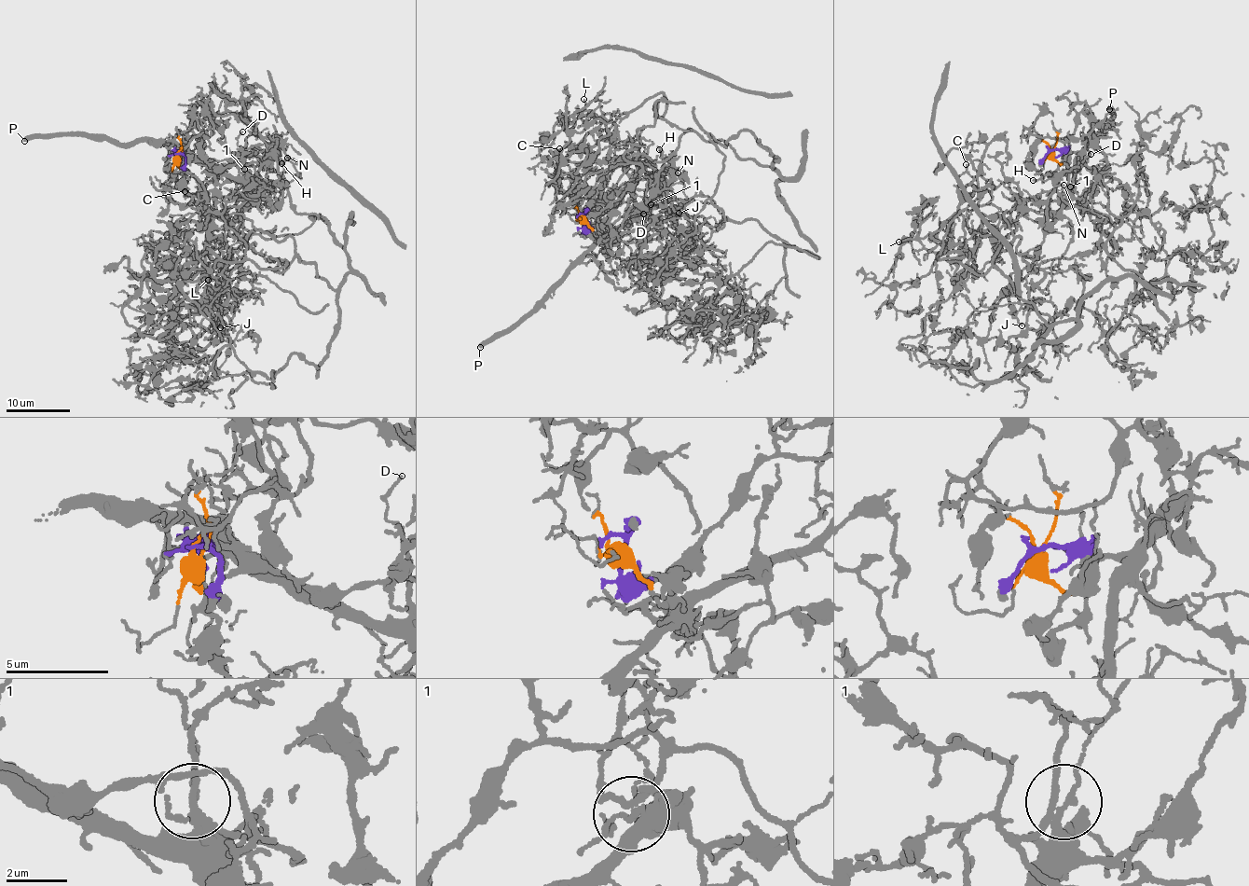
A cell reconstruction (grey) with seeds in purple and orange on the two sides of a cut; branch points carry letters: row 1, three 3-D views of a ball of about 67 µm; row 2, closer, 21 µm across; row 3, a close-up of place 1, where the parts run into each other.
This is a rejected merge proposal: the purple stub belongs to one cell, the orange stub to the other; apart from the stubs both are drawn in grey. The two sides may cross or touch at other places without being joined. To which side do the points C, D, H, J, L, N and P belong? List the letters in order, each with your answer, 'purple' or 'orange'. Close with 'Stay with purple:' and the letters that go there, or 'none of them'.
C: purple
D: orange
H: orange
J: purple
L: purple
N: orange
P: orange
Stay with purple: C, J, L

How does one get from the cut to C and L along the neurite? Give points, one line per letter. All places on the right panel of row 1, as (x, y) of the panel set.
C: (1052, 150), (1056, 188), (1105, 221), (1041, 290), (1006, 210), (967, 249), (936, 241), (966, 164)
L: (1052, 150), (1056, 188), (1105, 221), (1094, 251), (1046, 260), (1042, 290), (1007, 212), (967, 249), (899, 242)

